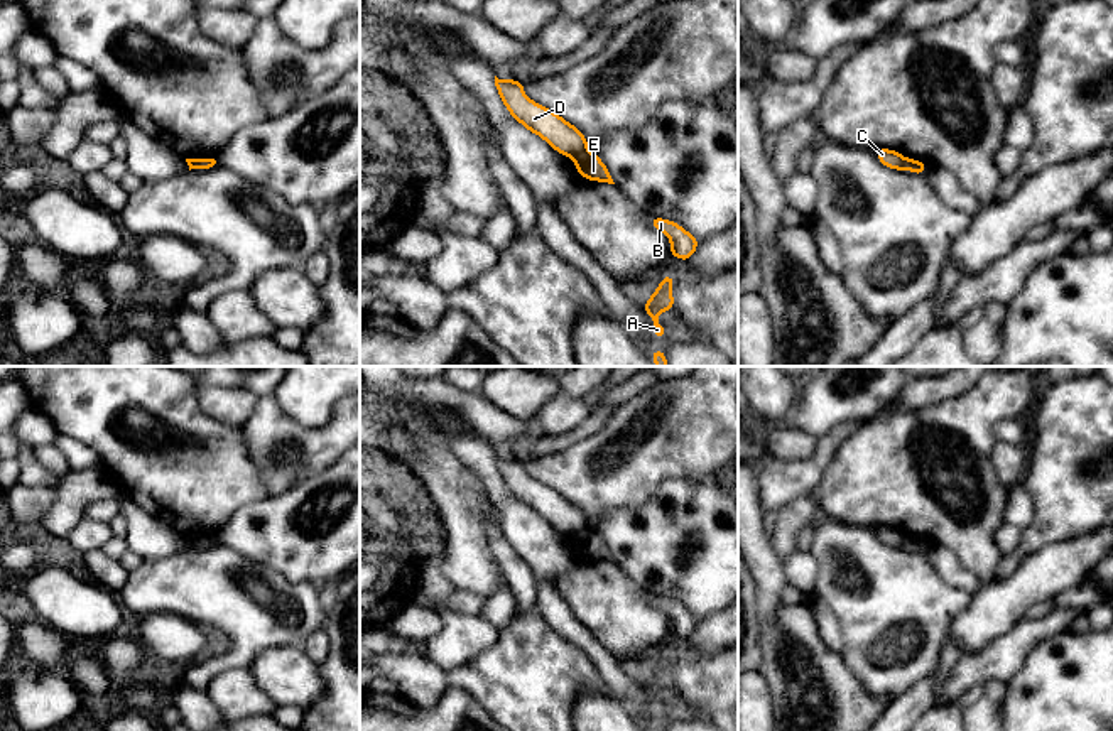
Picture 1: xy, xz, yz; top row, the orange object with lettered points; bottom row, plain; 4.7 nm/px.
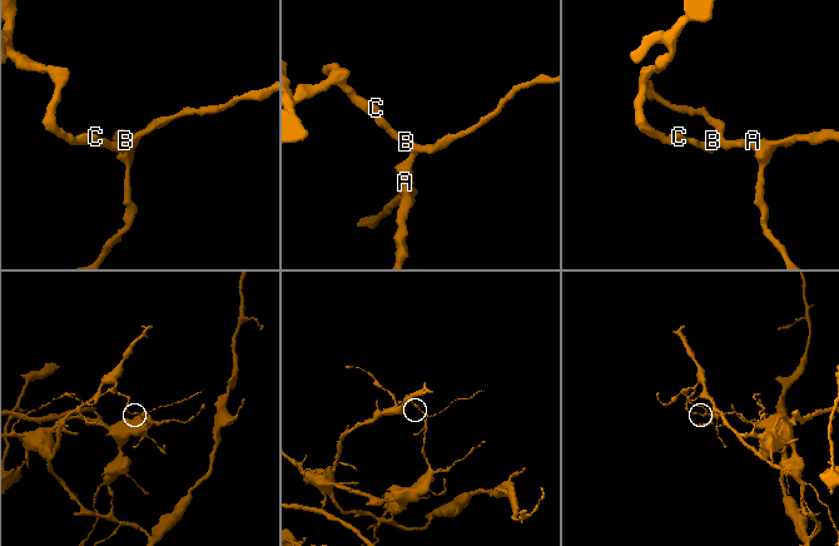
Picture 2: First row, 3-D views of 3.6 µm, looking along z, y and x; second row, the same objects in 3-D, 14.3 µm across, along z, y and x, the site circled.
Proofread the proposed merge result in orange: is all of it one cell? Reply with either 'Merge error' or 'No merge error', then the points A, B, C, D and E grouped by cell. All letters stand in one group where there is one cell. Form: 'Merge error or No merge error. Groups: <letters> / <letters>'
Merge error. Groups: A B E / C D

